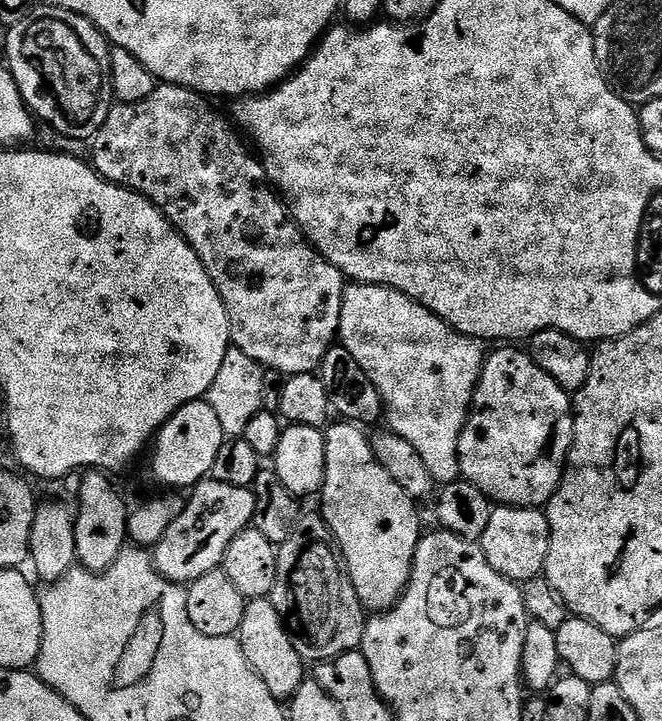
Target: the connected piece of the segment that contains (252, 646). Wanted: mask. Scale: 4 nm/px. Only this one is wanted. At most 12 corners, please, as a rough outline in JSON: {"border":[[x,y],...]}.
{"border":[[271,599],[245,603],[238,639],[278,701],[306,662]]}

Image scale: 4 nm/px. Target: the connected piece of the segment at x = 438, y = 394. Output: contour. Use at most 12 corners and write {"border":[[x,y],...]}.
{"border":[[397,288],[344,290],[338,340],[433,481],[485,345]]}

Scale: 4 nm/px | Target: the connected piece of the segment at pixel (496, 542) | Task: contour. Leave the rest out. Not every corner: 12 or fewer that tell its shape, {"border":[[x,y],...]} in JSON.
{"border":[[493,507],[478,543],[507,580],[539,577],[548,513]]}

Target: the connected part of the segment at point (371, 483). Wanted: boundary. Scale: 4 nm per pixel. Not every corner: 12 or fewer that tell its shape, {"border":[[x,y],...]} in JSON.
{"border":[[355,422],[324,432],[318,500],[361,604],[412,573],[417,501]]}

